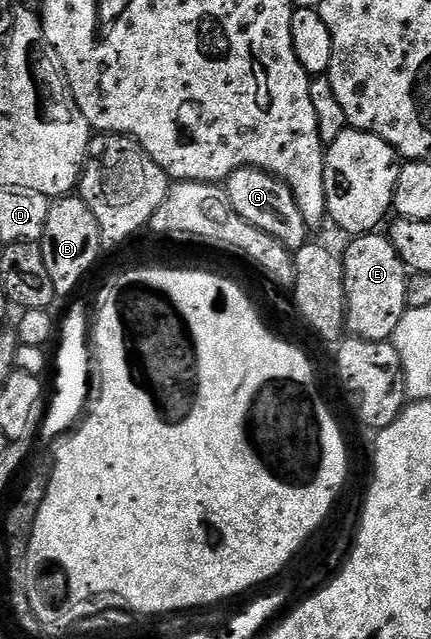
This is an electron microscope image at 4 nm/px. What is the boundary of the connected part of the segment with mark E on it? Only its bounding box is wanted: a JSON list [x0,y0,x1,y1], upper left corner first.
[343,233,410,343]

